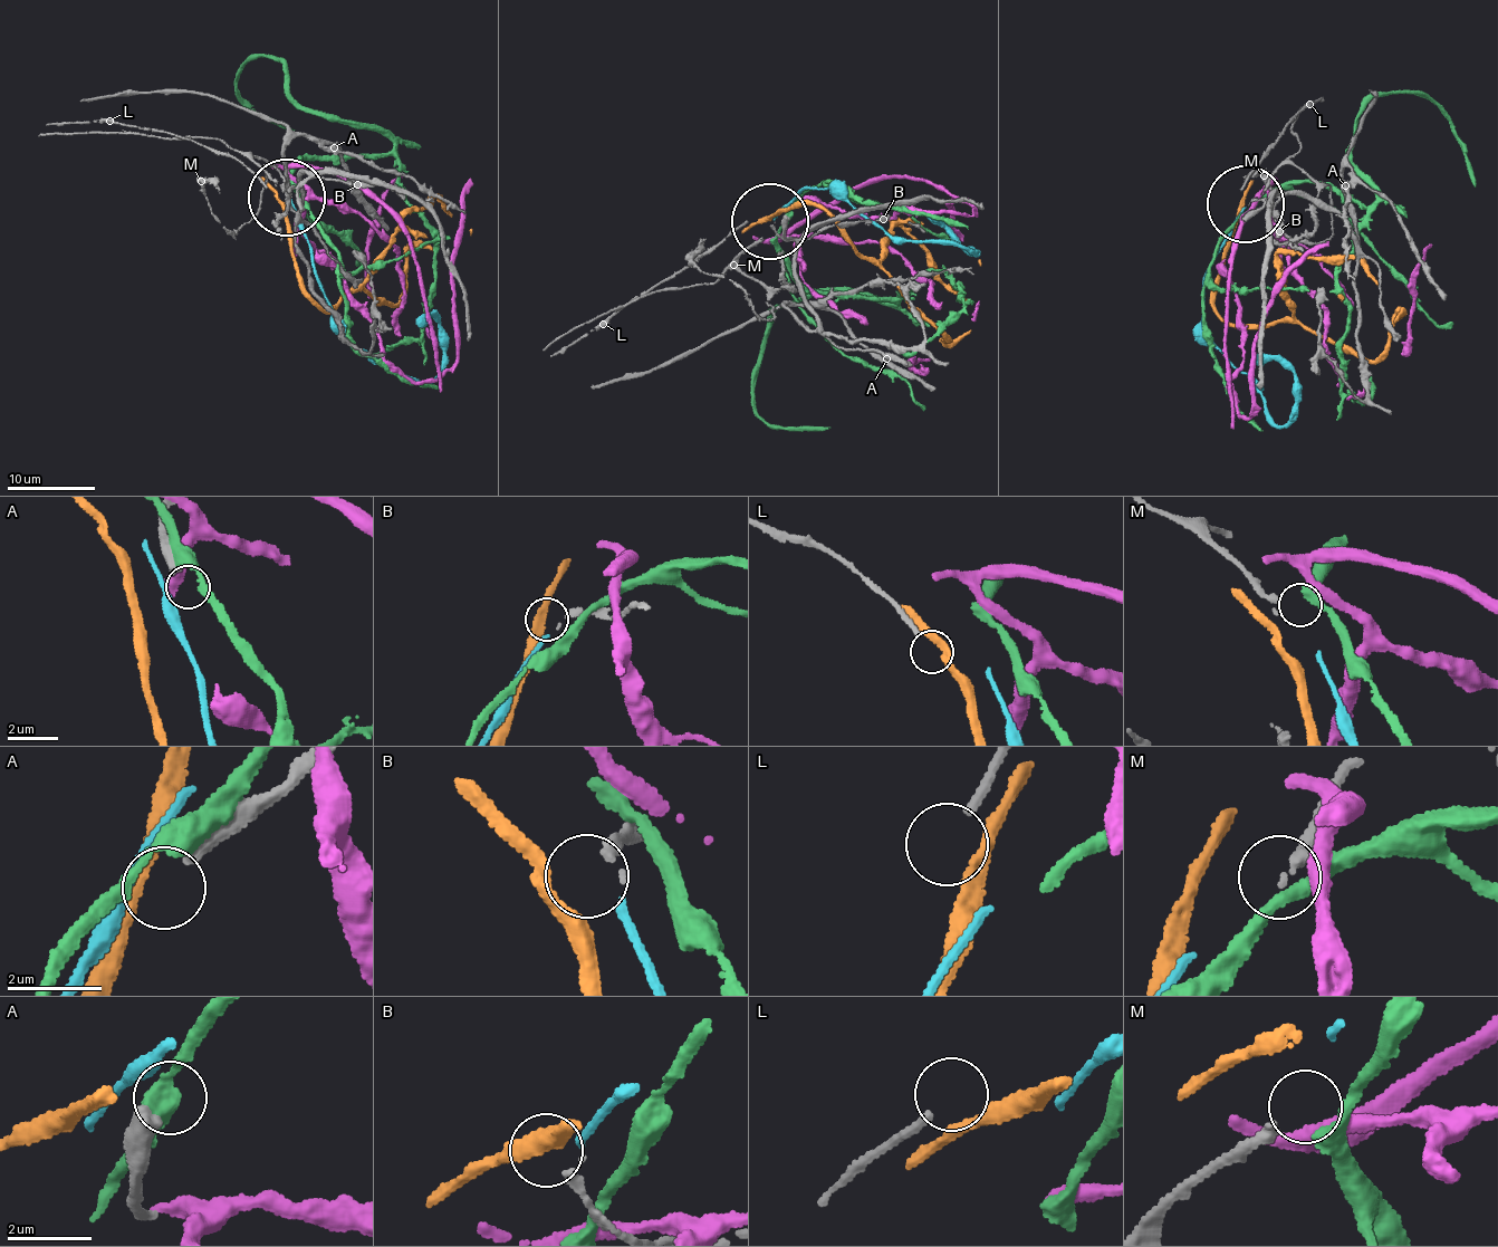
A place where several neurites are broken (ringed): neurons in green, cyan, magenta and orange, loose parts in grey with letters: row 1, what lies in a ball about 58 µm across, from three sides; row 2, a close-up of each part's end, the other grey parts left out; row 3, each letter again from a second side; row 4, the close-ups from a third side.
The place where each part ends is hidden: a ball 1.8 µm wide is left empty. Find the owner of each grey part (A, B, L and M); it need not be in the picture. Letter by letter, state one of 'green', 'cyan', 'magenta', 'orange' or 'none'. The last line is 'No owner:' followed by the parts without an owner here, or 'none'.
A: none
B: none
L: none
M: none
No owner: A, B, L, M

